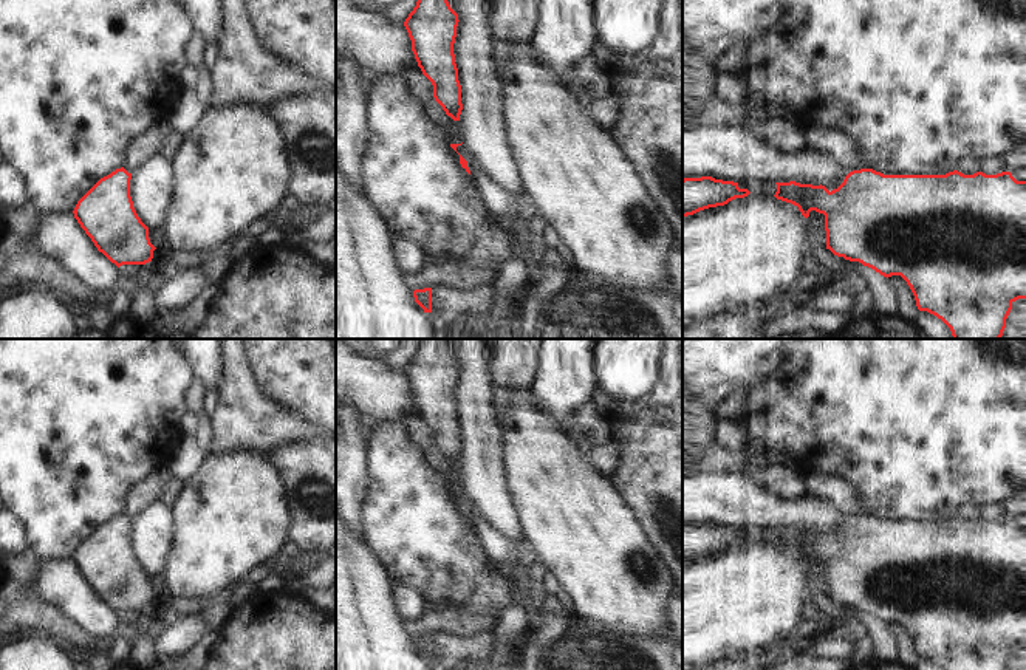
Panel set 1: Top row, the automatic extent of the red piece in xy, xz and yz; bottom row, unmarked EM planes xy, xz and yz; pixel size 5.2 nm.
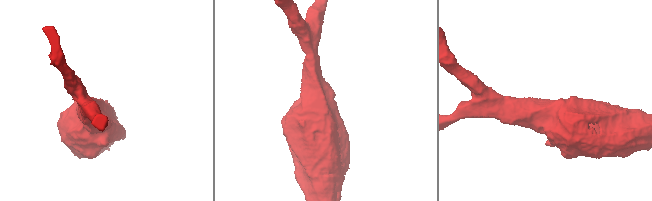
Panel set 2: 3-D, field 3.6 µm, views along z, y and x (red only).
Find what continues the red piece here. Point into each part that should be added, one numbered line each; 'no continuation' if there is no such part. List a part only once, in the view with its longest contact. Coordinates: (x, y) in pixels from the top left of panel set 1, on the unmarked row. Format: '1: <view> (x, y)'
no continuation

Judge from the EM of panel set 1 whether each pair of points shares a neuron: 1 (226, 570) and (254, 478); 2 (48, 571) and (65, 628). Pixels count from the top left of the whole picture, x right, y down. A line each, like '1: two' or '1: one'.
1: one
2: two

